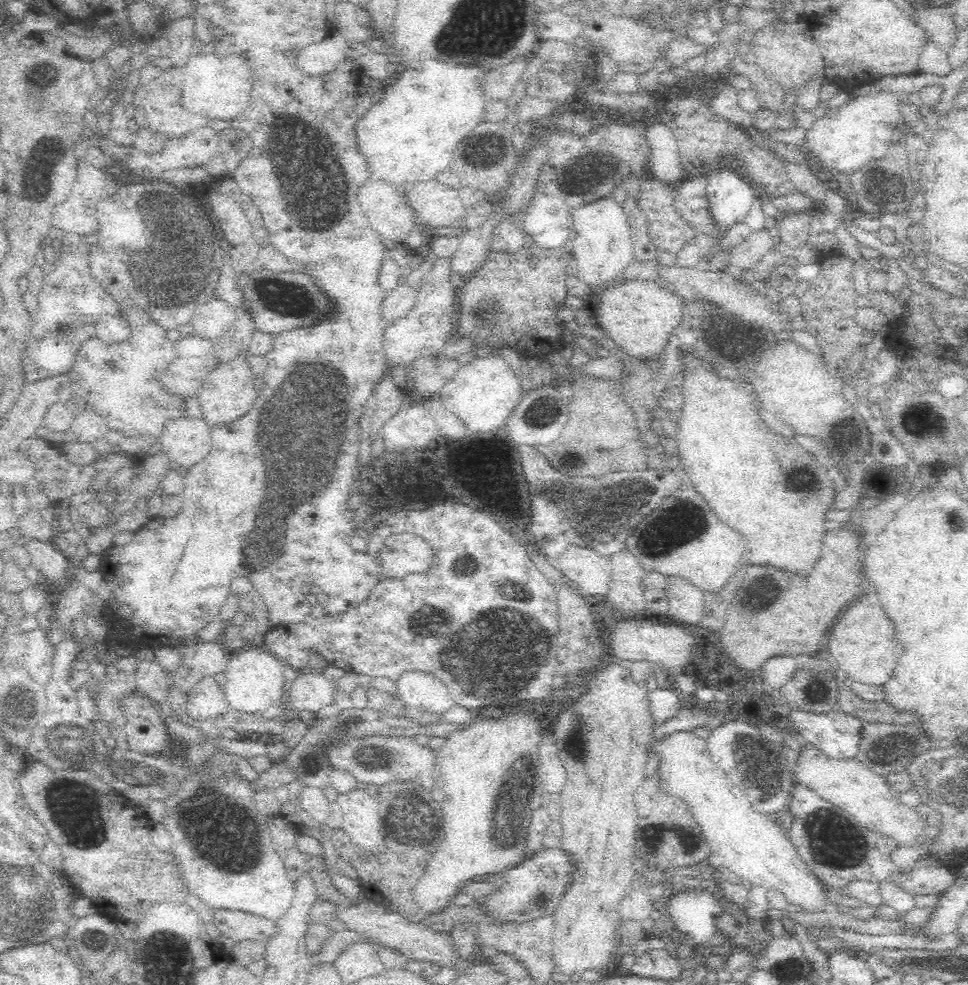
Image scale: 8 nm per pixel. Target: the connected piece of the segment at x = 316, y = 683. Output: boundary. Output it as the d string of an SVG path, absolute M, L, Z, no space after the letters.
M312 676L304 678L292 692L292 704L296 710L310 710L318 712L326 704L332 704L336 696L336 686L332 680L326 680L324 676Z

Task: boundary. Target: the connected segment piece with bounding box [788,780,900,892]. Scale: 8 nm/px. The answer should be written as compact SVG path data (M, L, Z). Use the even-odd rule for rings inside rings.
M794 780L790 794L792 824L788 830L790 842L796 846L804 862L831 892L848 886L854 880L892 882L900 884L900 868L894 866L890 854L896 844L892 838L882 838L862 828L848 812L826 802L803 782Z

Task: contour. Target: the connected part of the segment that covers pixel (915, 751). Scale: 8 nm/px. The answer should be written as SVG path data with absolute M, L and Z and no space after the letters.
M863 723L860 752L856 758L882 776L890 772L904 771L911 765L914 757L926 754L934 748L934 740L930 740L928 733L920 730L920 726L922 725L897 726L890 723Z

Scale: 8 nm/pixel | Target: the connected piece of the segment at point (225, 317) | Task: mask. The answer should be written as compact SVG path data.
M211 296L208 298L210 298L210 302L206 302L204 306L200 306L194 312L190 324L192 324L194 334L198 334L200 338L204 338L204 340L216 340L234 322L234 312L226 304L226 301Z

